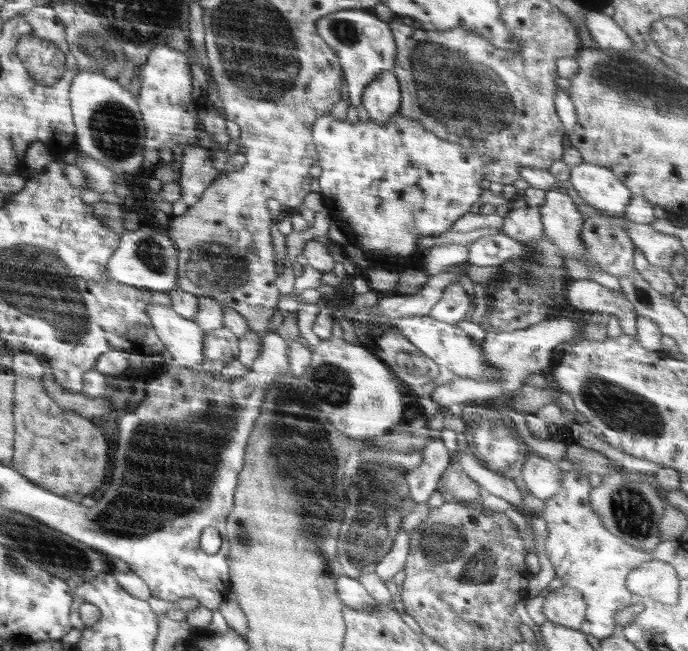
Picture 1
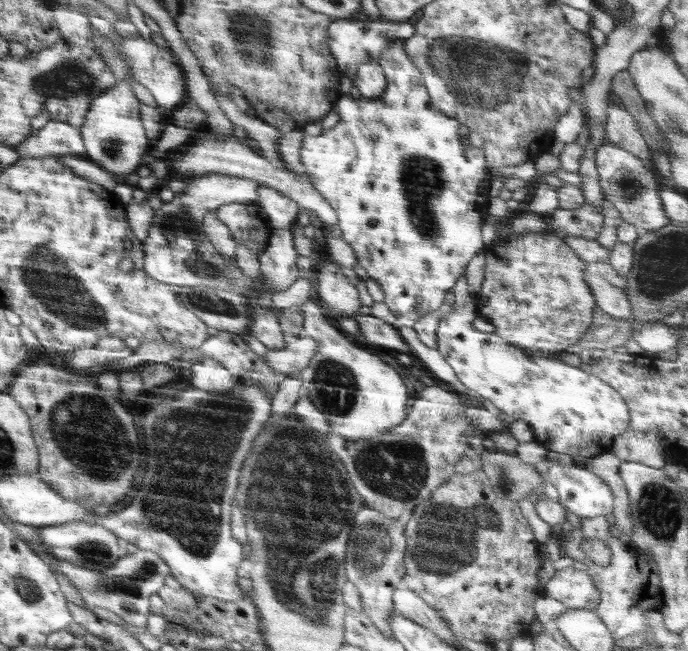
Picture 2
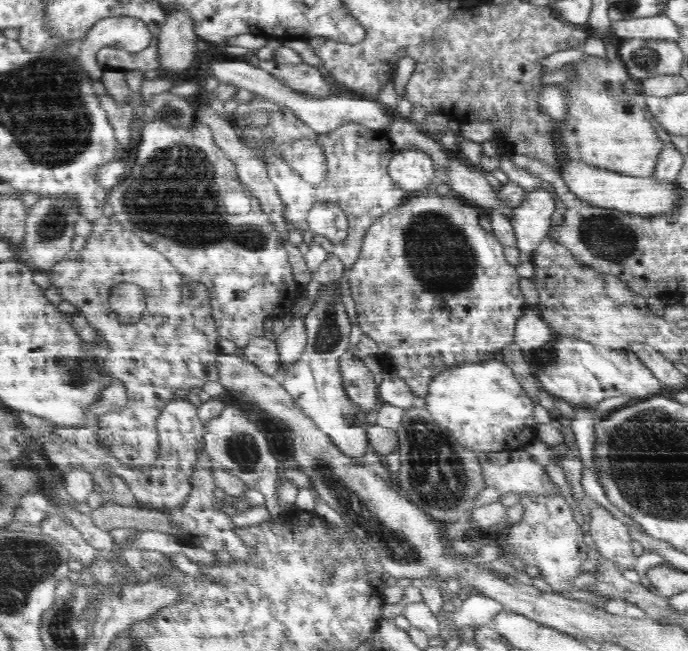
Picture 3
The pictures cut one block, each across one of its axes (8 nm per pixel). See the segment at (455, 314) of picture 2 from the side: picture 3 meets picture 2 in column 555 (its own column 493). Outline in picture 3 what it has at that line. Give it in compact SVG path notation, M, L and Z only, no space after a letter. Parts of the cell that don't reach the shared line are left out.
M500 360L467 362L443 370L432 378L425 396L426 409L440 426L450 431L462 446L476 452L517 451L526 448L530 442L536 440L533 419L533 407L536 404L525 392L514 377L512 370Z

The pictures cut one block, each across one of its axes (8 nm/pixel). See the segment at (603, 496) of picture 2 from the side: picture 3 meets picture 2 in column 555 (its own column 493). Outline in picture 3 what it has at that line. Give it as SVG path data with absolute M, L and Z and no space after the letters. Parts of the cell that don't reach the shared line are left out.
M525 448L509 451L510 460L501 466L488 464L483 454L478 456L486 487L497 488L499 496L507 492L514 492L518 495L534 492L550 494L554 490L560 492L558 485L550 479L544 466L534 461Z

